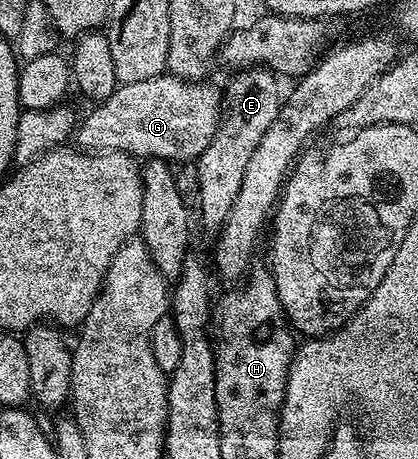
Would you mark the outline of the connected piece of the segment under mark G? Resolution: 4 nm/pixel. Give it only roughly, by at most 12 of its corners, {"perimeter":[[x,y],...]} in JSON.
{"perimeter":[[165,74],[117,85],[77,149],[193,161],[222,94]]}

